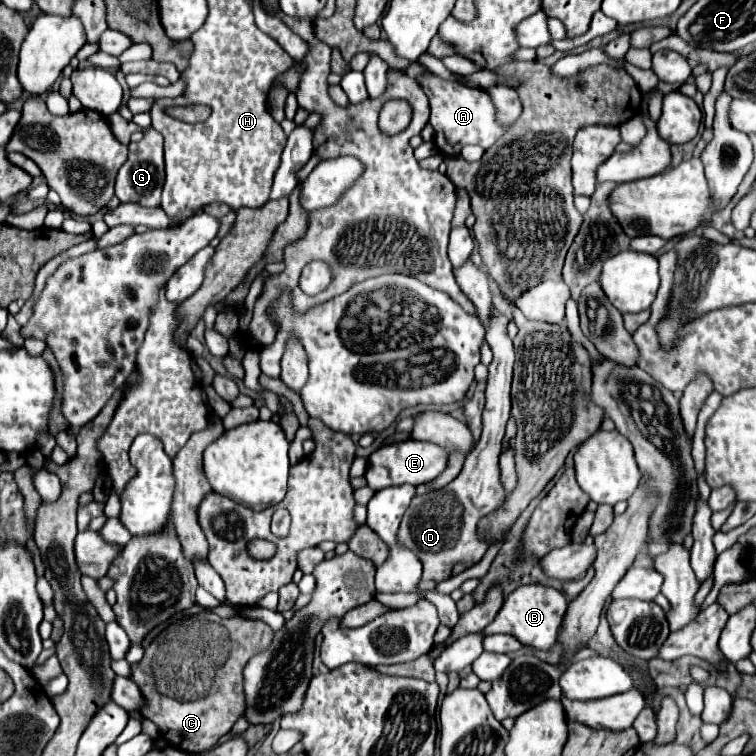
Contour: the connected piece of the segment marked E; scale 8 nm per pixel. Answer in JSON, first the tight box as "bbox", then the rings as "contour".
{"bbox":[365,440,449,492],"contour":[[[401,440],[401,442],[391,442],[381,446],[379,450],[375,450],[369,460],[367,460],[367,470],[365,470],[365,478],[367,478],[367,486],[373,488],[375,492],[381,488],[389,488],[389,486],[399,486],[399,484],[427,484],[431,480],[435,480],[439,474],[445,472],[445,468],[449,466],[449,450],[433,444],[433,442],[419,442],[419,440]]]}

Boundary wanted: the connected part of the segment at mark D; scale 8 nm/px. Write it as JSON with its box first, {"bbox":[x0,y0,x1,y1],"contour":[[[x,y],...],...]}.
{"bbox":[399,310,513,580],"contour":[[[493,310],[487,324],[487,336],[493,350],[493,362],[489,364],[487,390],[485,390],[485,410],[483,410],[483,434],[475,448],[467,454],[461,474],[441,490],[415,496],[407,508],[401,528],[399,542],[413,550],[423,562],[423,580],[447,580],[473,564],[477,564],[489,548],[489,542],[479,536],[481,518],[497,512],[505,504],[505,488],[501,484],[499,454],[503,446],[505,424],[511,412],[511,376],[513,376],[513,344],[507,336],[507,318]]]}

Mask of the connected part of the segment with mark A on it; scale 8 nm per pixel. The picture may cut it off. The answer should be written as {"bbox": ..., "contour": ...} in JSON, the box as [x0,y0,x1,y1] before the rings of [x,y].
{"bbox":[419,73,511,156],"contour":[[[432,73],[425,74],[425,78],[419,78],[419,84],[425,90],[429,104],[431,104],[429,124],[435,130],[435,144],[447,156],[457,156],[465,144],[477,144],[483,150],[487,150],[511,126],[511,124],[497,122],[497,108],[485,90],[469,88],[469,86],[463,86],[455,80],[453,82],[443,80]]]}

